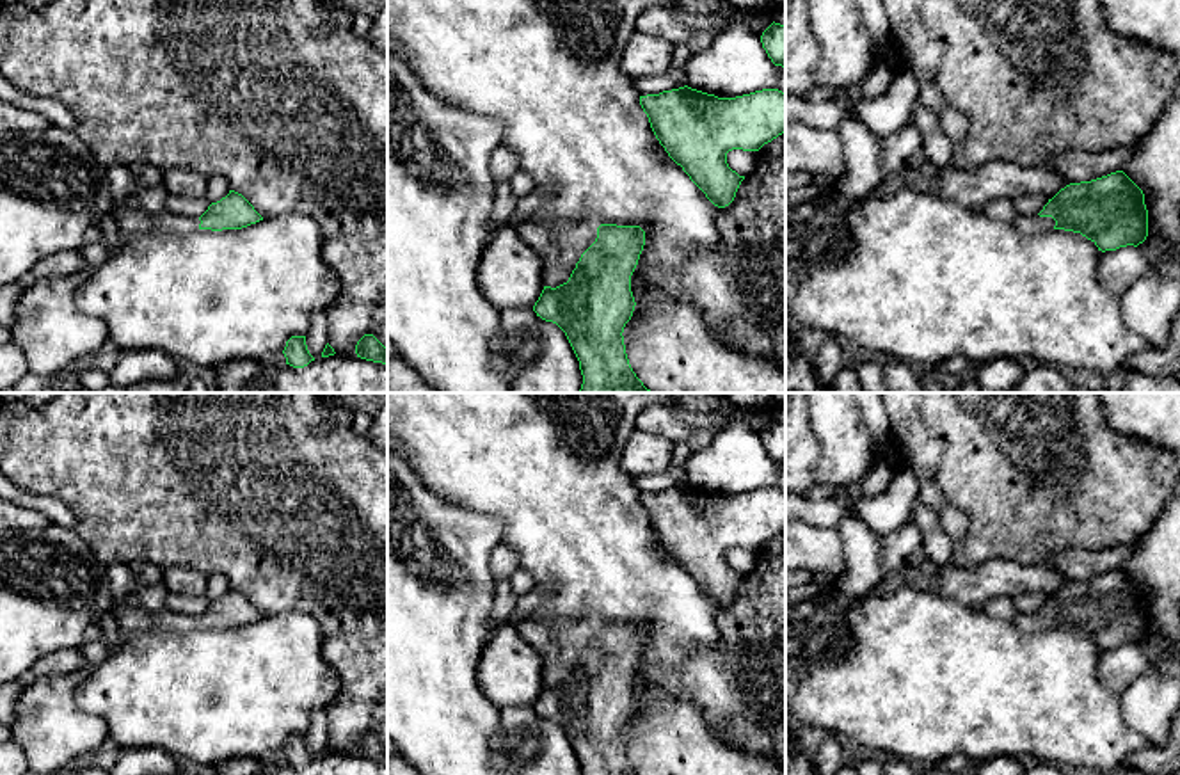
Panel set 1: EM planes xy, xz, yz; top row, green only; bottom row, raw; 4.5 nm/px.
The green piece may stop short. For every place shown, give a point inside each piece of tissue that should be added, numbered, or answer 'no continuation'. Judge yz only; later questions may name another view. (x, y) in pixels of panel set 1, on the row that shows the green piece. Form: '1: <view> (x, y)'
1: yz (1036, 224)

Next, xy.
1: xy (130, 217)

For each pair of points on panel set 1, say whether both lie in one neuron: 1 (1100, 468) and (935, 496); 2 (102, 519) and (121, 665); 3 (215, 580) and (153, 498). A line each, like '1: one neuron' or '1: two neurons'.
1: two neurons
2: two neurons
3: two neurons

